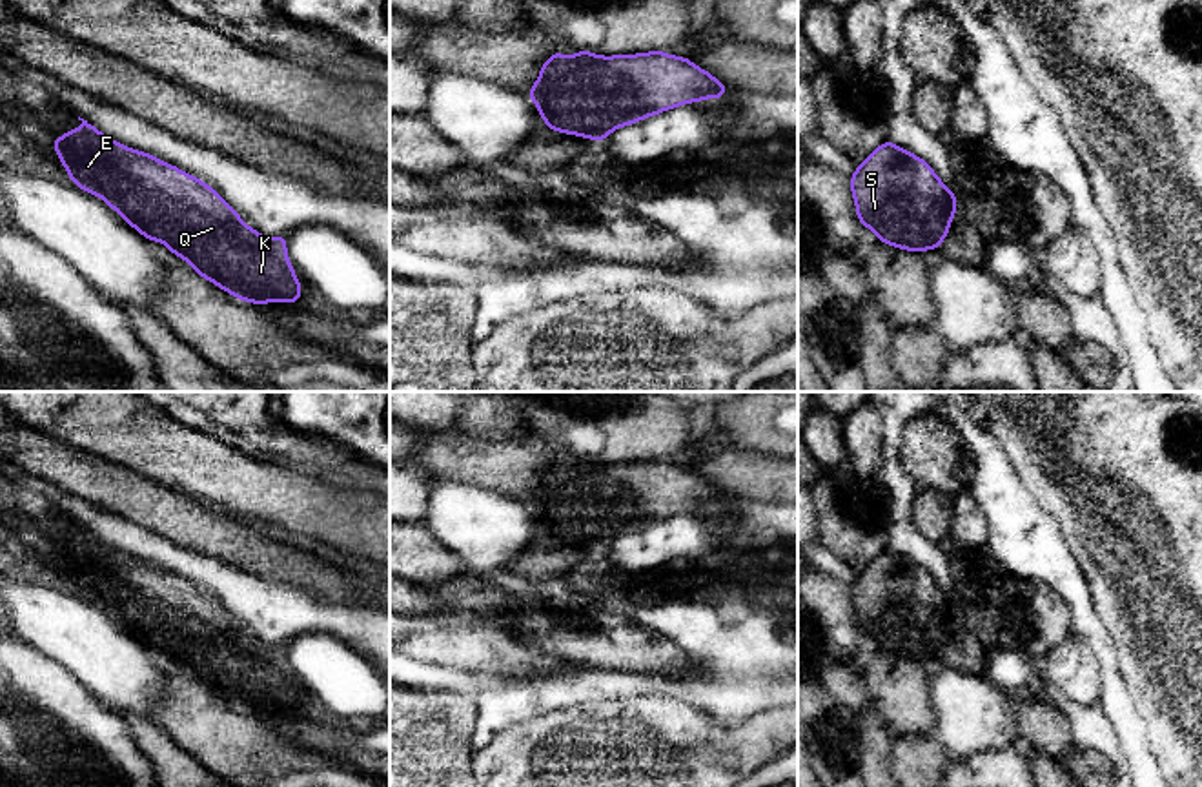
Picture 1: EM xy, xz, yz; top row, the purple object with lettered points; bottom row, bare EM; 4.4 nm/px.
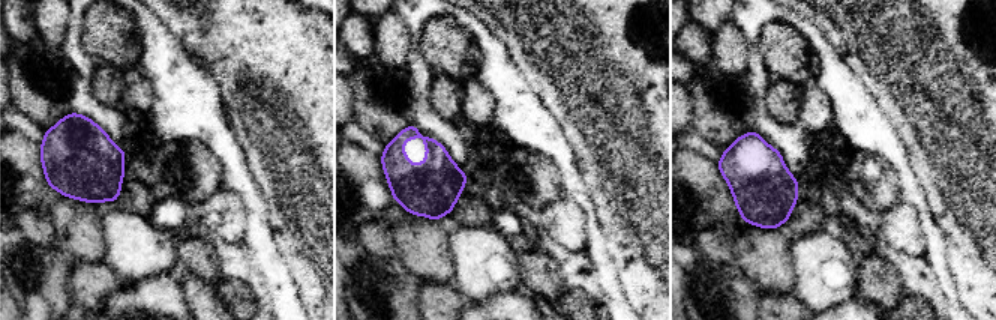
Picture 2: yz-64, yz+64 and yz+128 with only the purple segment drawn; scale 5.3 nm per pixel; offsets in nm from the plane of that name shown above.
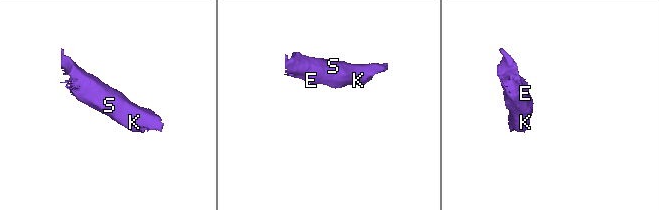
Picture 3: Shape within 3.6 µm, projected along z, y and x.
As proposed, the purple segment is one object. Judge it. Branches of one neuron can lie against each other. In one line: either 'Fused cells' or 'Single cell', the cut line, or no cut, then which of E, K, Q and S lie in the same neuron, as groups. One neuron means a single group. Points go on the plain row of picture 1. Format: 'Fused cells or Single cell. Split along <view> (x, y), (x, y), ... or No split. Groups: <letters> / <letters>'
Single cell. No split. Groups: E K Q S

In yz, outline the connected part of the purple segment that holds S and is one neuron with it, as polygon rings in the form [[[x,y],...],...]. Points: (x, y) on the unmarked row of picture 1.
[[[887,548],[852,581],[861,634],[900,658],[938,658],[956,621],[956,603],[920,565]]]

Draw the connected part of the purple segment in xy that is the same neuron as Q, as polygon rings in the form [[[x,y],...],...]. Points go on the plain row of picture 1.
[[[87,528],[73,541],[67,537],[51,552],[73,592],[106,608],[129,634],[148,649],[158,649],[171,661],[188,669],[195,680],[237,707],[264,710],[295,710],[300,690],[288,669],[288,643],[266,647],[208,592],[166,572],[153,563],[126,556],[102,543]]]

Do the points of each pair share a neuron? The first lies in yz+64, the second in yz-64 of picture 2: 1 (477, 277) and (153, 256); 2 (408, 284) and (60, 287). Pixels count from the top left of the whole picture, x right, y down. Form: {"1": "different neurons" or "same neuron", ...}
{"1": "same neuron", "2": "same neuron"}

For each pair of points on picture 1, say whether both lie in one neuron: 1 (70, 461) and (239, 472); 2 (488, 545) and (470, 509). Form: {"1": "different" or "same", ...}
{"1": "different", "2": "same"}

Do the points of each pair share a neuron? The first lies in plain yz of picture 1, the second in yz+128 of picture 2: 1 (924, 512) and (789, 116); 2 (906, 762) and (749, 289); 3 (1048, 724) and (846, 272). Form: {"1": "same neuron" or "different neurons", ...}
{"1": "same neuron", "2": "different neurons", "3": "different neurons"}

